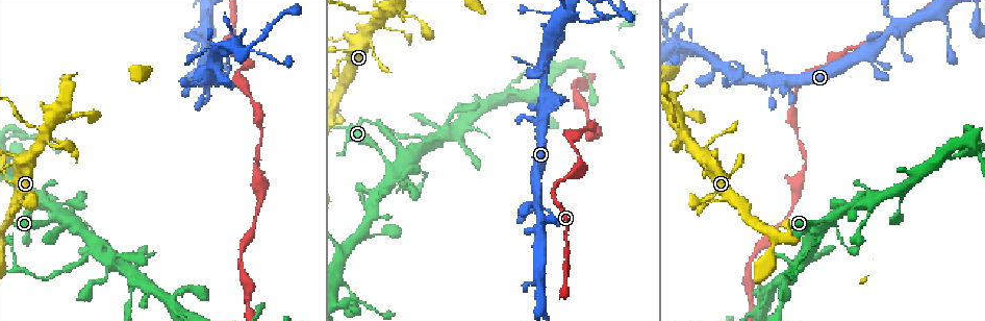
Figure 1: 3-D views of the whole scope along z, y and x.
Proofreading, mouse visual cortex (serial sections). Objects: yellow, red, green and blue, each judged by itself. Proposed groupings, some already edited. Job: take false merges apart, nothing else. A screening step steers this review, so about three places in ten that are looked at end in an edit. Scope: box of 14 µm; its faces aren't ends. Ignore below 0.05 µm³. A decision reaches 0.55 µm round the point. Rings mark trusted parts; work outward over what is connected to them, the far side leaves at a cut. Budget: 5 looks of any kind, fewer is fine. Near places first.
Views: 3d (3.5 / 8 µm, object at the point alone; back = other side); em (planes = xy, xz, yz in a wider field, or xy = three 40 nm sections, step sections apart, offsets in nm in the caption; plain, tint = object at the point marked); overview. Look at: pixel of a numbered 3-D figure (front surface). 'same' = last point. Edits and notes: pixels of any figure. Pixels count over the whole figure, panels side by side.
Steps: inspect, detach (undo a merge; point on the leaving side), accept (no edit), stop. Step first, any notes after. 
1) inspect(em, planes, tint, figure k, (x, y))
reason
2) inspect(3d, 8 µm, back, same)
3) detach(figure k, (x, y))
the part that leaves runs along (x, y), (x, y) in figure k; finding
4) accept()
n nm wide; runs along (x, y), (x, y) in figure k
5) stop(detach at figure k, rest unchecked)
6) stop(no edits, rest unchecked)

inspect(3d, 8 µm, figure 1, (808, 70))
sharp bend

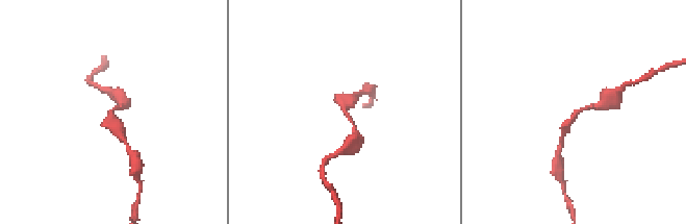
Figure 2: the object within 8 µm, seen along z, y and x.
inspect(em, planes, tint, figure 2, (112, 113))

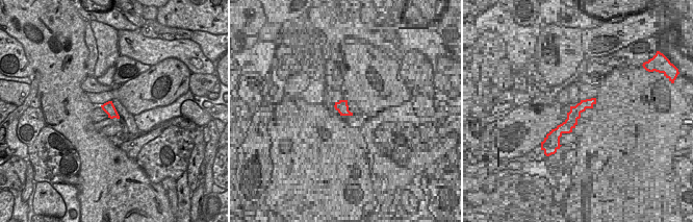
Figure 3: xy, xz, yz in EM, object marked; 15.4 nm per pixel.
accept()
one cell here

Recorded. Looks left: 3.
inspect(3d, 8 µm, figure 1, (898, 25))
thin arm on a thick one

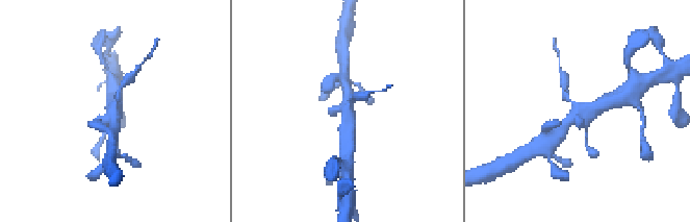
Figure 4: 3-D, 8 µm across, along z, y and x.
inspect(3d, 3.5 µm, figure 4, (112, 111))

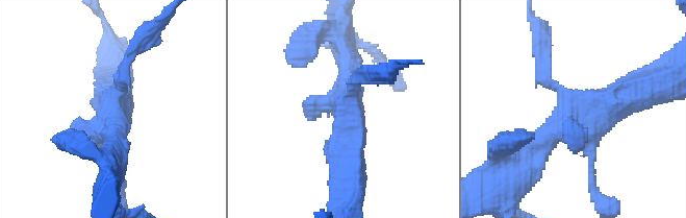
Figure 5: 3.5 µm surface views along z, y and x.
inspect(em, xy, step 2, tint, figure 5, (575, 114))
now the EM

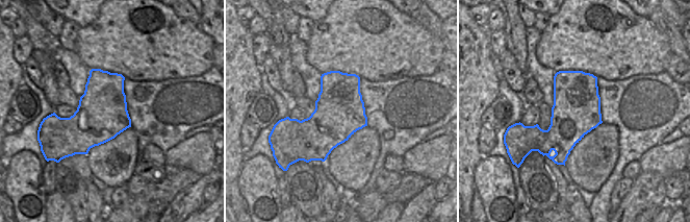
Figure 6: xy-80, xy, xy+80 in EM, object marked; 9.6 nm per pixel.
detach(figure 5, (539, 51))
480 nm wide; the part that leaves runs along (550, 82), (541, 76), (541, 28) in figure 5; two cells meet here

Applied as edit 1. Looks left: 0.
stop(detach at figure 5, rest unchecked)

